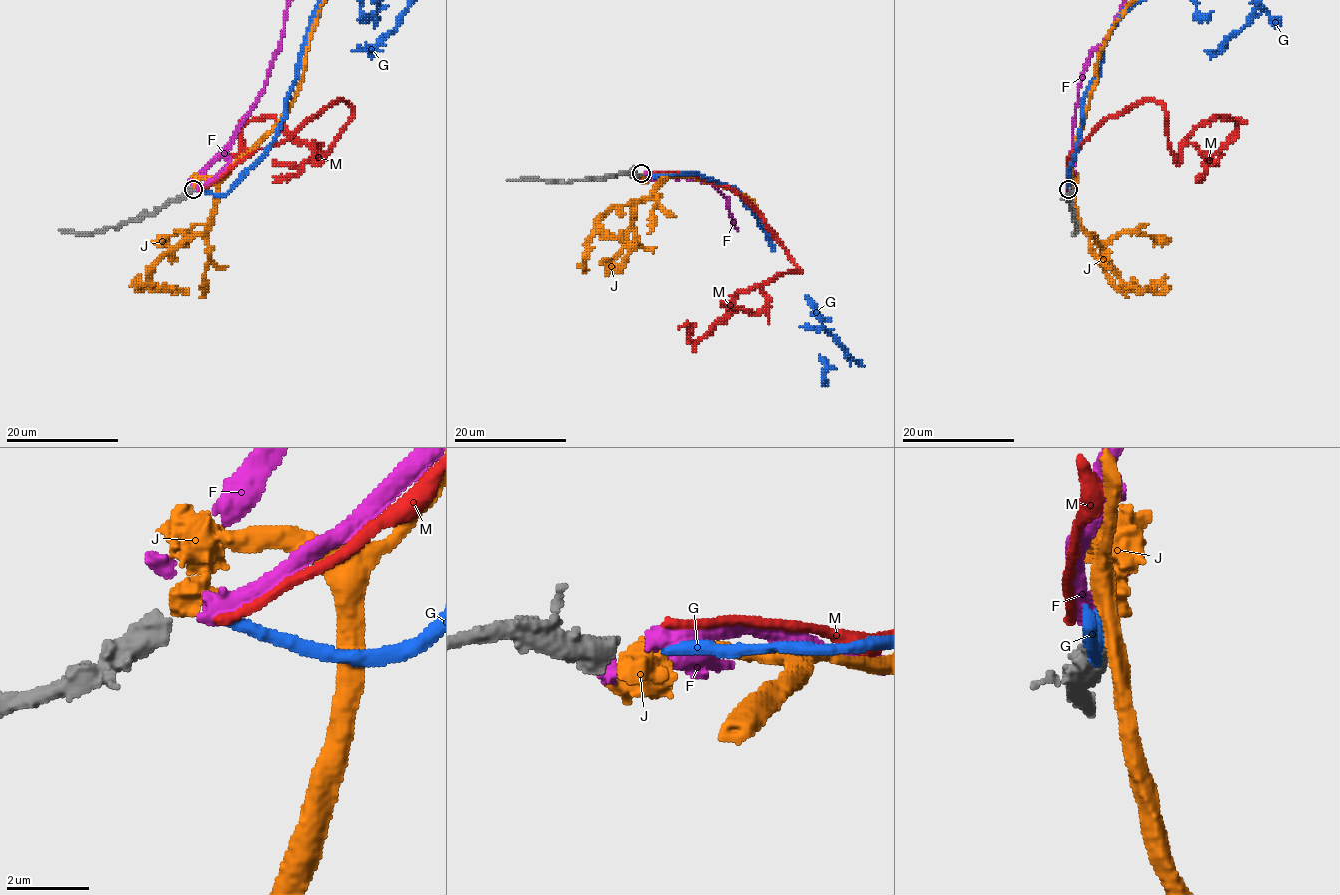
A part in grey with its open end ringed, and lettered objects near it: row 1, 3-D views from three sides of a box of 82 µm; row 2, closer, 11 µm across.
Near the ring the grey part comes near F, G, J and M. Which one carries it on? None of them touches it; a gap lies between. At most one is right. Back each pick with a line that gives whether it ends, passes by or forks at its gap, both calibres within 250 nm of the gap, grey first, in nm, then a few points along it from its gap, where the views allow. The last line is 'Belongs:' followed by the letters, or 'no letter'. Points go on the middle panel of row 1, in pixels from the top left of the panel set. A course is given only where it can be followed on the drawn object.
F: it ends | 480/500 nm
Belongs: F

